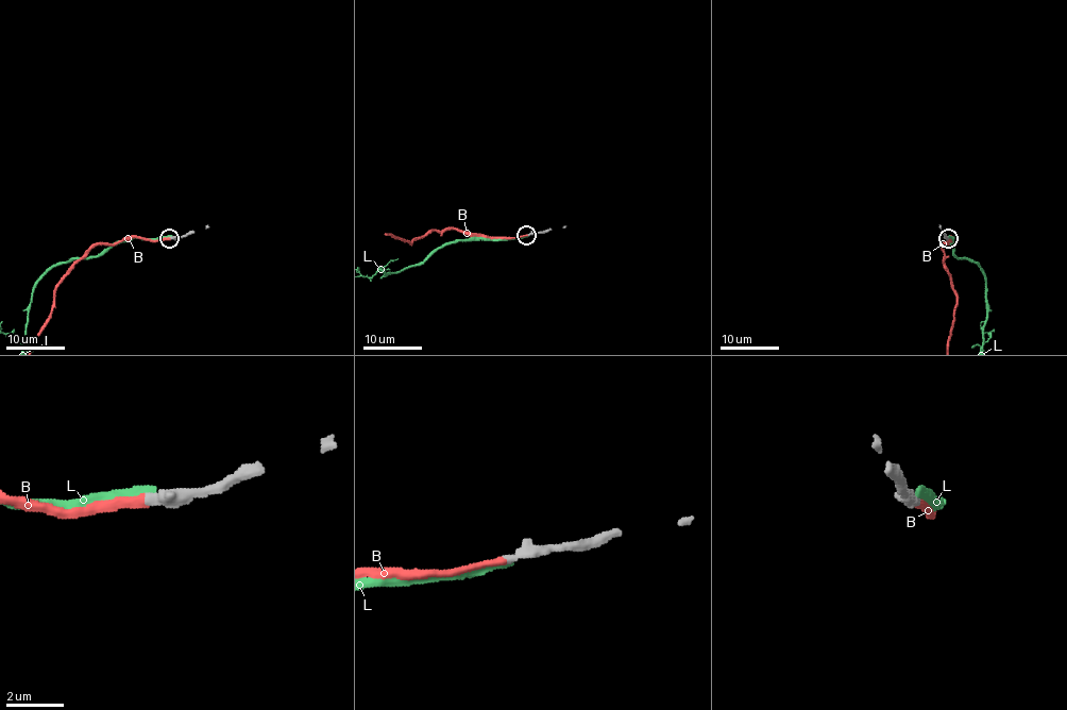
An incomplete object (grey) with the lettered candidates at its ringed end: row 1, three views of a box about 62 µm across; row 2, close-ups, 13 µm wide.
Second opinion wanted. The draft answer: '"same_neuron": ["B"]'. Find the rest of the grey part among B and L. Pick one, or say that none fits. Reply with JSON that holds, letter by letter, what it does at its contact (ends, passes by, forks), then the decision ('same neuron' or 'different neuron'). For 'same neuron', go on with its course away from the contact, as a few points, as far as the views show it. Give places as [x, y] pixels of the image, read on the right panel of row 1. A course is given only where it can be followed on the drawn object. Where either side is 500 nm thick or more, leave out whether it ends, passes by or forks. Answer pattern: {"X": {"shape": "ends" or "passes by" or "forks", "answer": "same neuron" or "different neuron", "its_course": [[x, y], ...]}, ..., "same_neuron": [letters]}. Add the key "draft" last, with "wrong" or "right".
{"B": {"shape": "ends", "answer": "same neuron"}, "L": {"shape": "ends", "answer": "different neuron"}, "same_neuron": ["B"], "draft": "right"}

